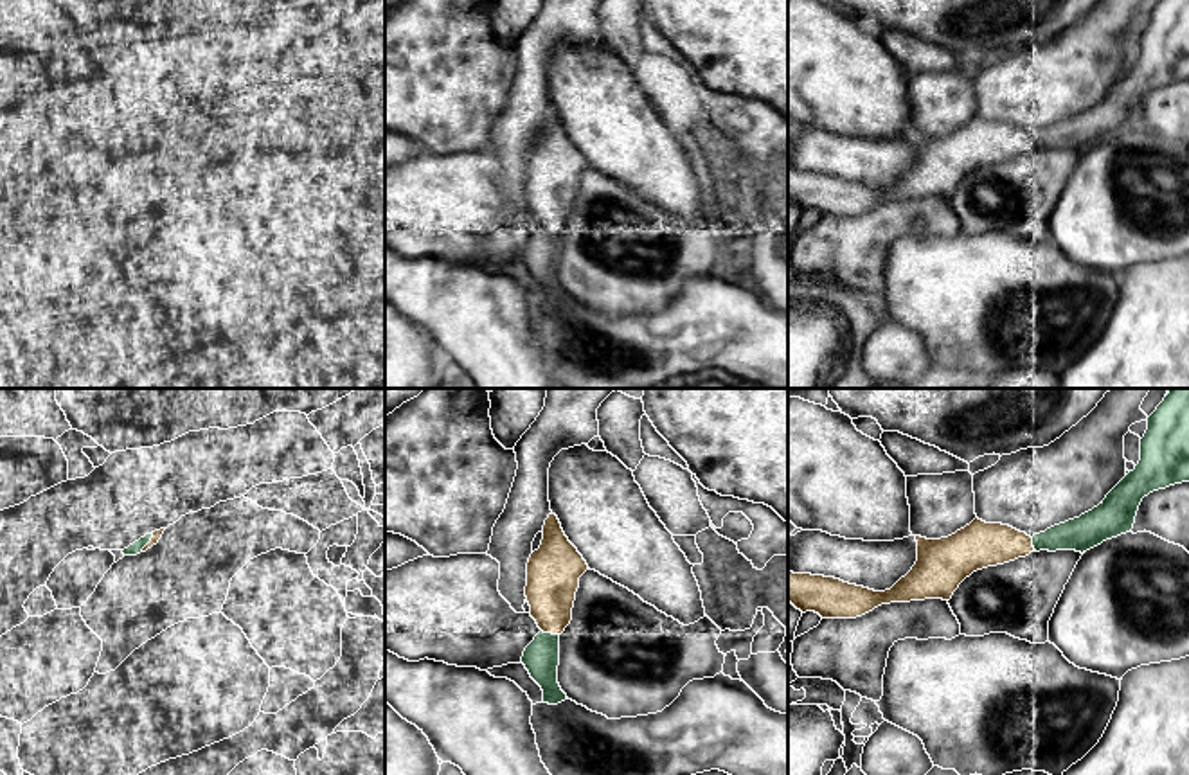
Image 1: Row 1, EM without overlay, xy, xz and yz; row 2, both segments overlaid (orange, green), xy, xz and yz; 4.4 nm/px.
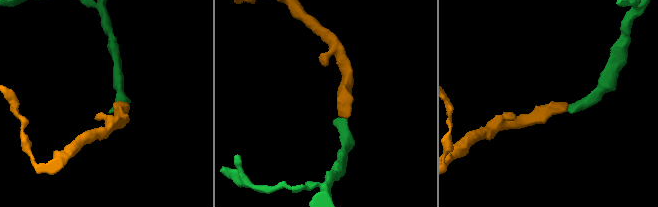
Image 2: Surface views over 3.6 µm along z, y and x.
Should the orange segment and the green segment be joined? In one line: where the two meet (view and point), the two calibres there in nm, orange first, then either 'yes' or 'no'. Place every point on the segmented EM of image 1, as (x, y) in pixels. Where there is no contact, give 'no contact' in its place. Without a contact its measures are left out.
contact xz (551, 632); calibres 240 and 160 nm; yes

